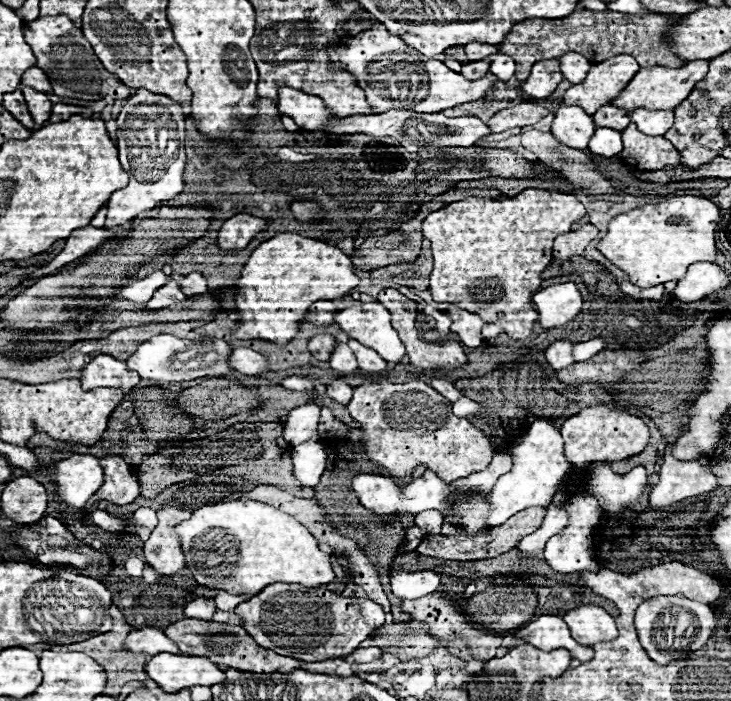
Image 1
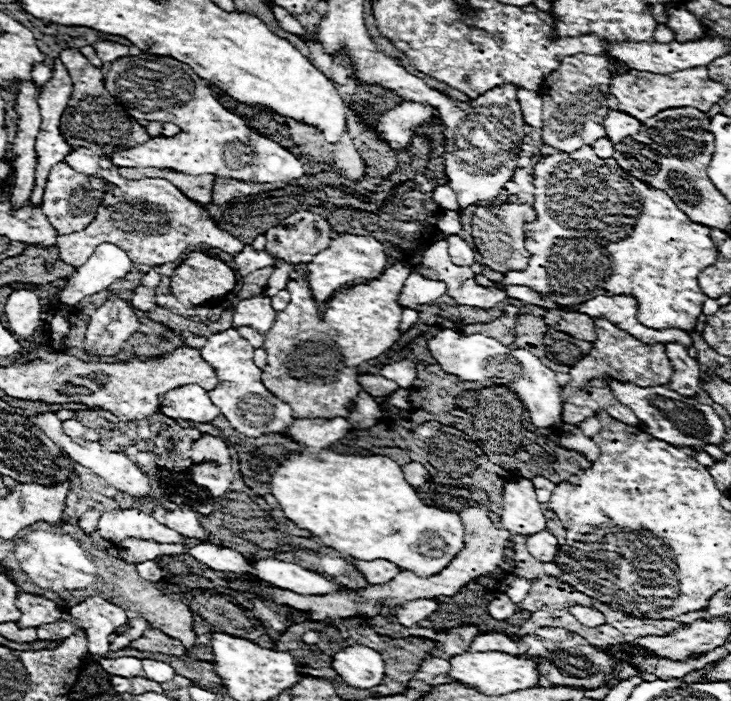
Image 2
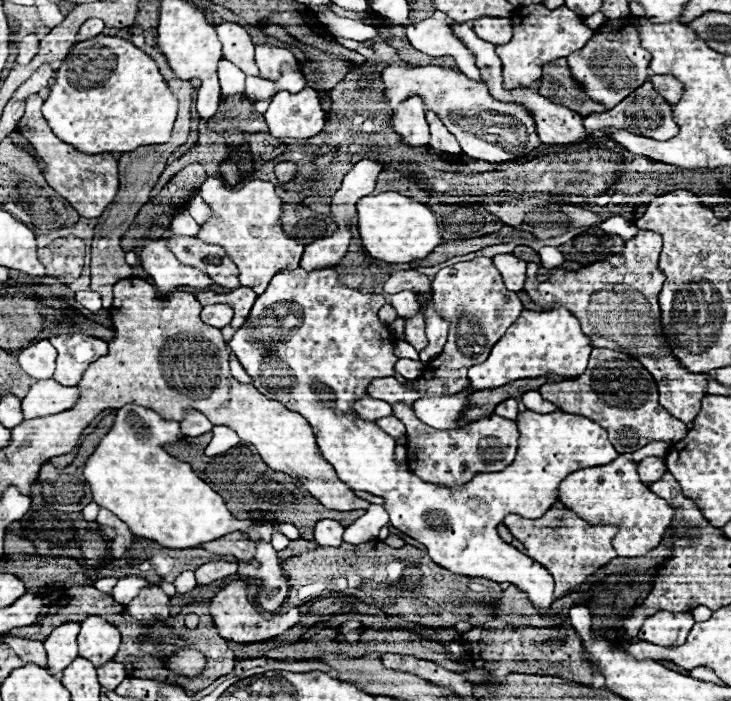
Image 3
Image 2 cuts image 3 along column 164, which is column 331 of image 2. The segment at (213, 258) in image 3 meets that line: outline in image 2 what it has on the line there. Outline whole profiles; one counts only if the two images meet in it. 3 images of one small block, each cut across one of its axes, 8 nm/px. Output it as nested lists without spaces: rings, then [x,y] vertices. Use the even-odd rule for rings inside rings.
[[[296,212],[278,226],[268,228],[264,236],[264,250],[270,256],[290,264],[308,264],[322,248],[330,246],[332,228],[314,212]]]

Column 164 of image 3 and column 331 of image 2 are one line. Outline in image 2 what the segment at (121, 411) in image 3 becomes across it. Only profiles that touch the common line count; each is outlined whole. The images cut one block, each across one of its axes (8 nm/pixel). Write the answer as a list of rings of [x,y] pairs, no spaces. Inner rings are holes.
[[[346,418],[294,420],[284,434],[306,448],[304,452],[292,452],[292,456],[288,456],[272,476],[272,494],[280,502],[280,508],[294,524],[298,524],[298,528],[310,530],[314,536],[318,536],[324,546],[330,546],[356,560],[390,560],[418,576],[438,574],[464,546],[464,524],[458,512],[426,506],[418,498],[416,488],[404,480],[402,468],[388,456],[346,456],[332,452],[330,446],[333,441],[340,441],[351,429]]]

